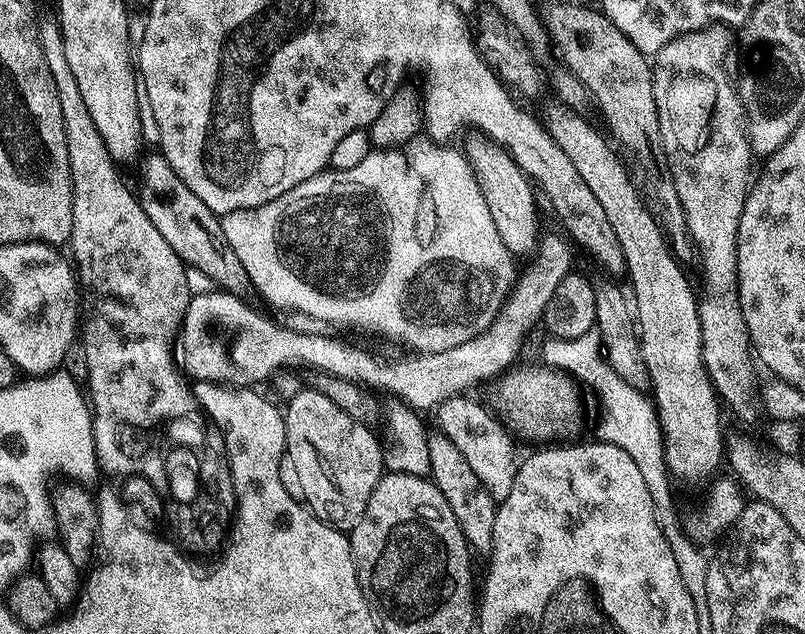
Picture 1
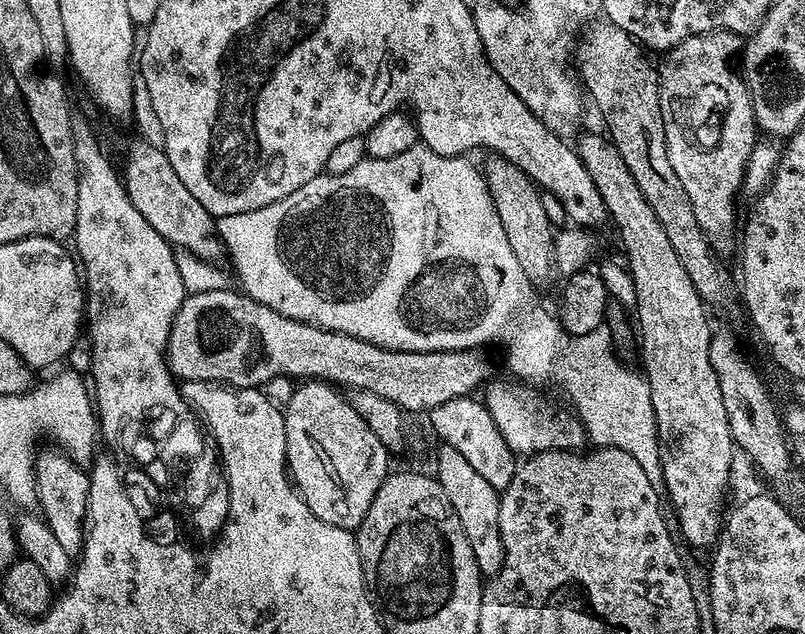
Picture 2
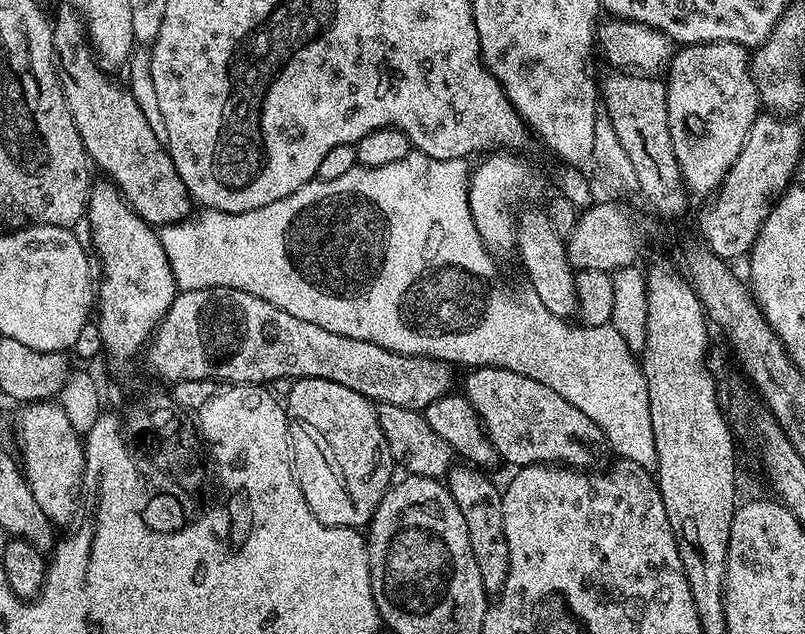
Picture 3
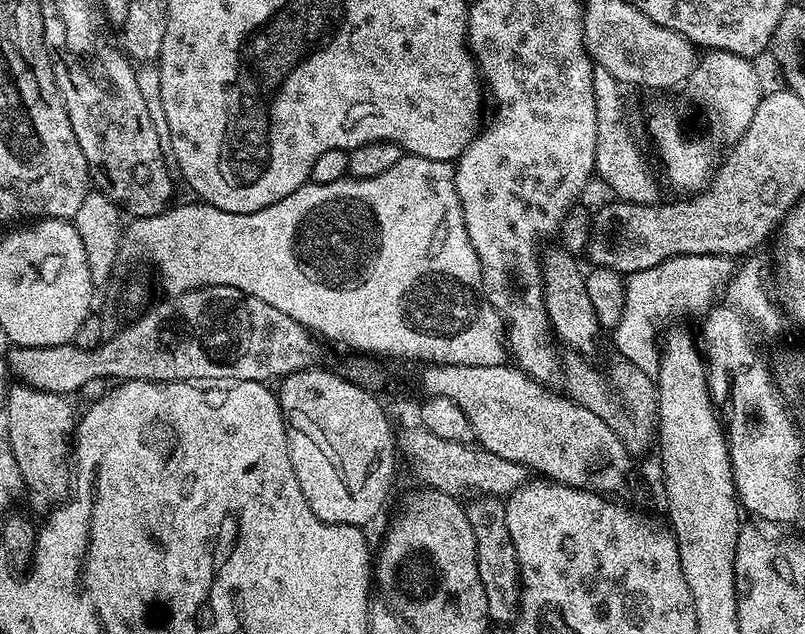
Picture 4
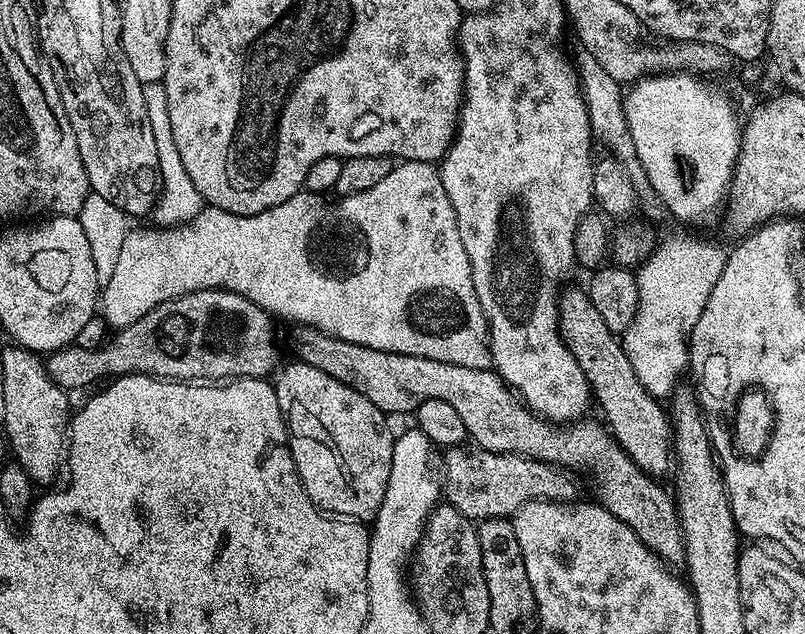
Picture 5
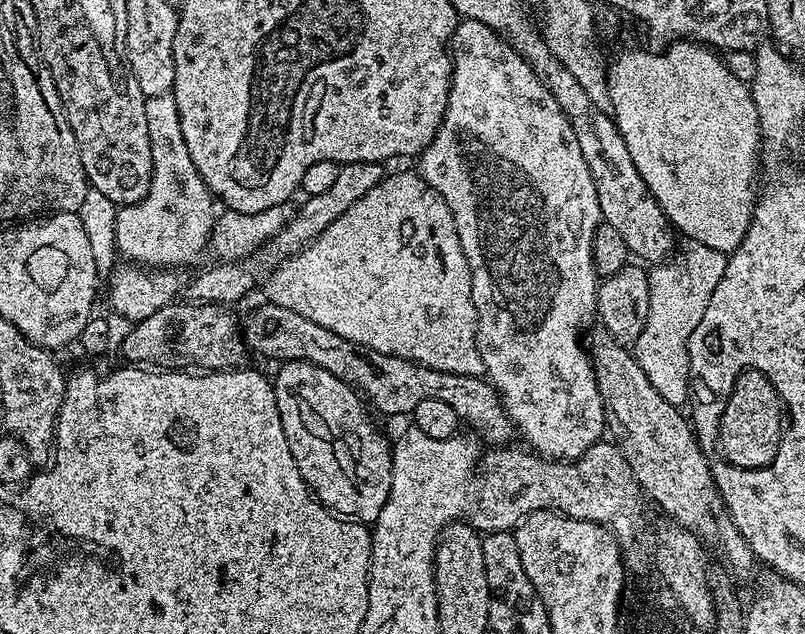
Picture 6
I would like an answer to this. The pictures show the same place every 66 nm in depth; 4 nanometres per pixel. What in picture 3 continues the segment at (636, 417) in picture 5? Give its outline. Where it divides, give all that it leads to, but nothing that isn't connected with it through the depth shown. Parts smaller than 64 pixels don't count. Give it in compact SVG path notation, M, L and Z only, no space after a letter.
M532 208L529 212L519 213L516 221L516 249L520 264L528 275L527 283L542 298L542 306L550 314L561 318L572 318L576 311L576 272L568 260L568 245L565 237L559 236L550 226L547 211Z

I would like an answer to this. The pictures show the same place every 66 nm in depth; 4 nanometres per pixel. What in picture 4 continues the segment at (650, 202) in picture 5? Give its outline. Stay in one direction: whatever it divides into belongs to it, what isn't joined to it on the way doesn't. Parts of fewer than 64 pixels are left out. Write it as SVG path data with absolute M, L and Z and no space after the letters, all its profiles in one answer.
M596 66L594 76L595 100L595 166L597 177L615 193L619 200L636 205L659 203L658 186L650 176L649 170L636 146L636 142L626 122L626 108L621 84L604 68Z

